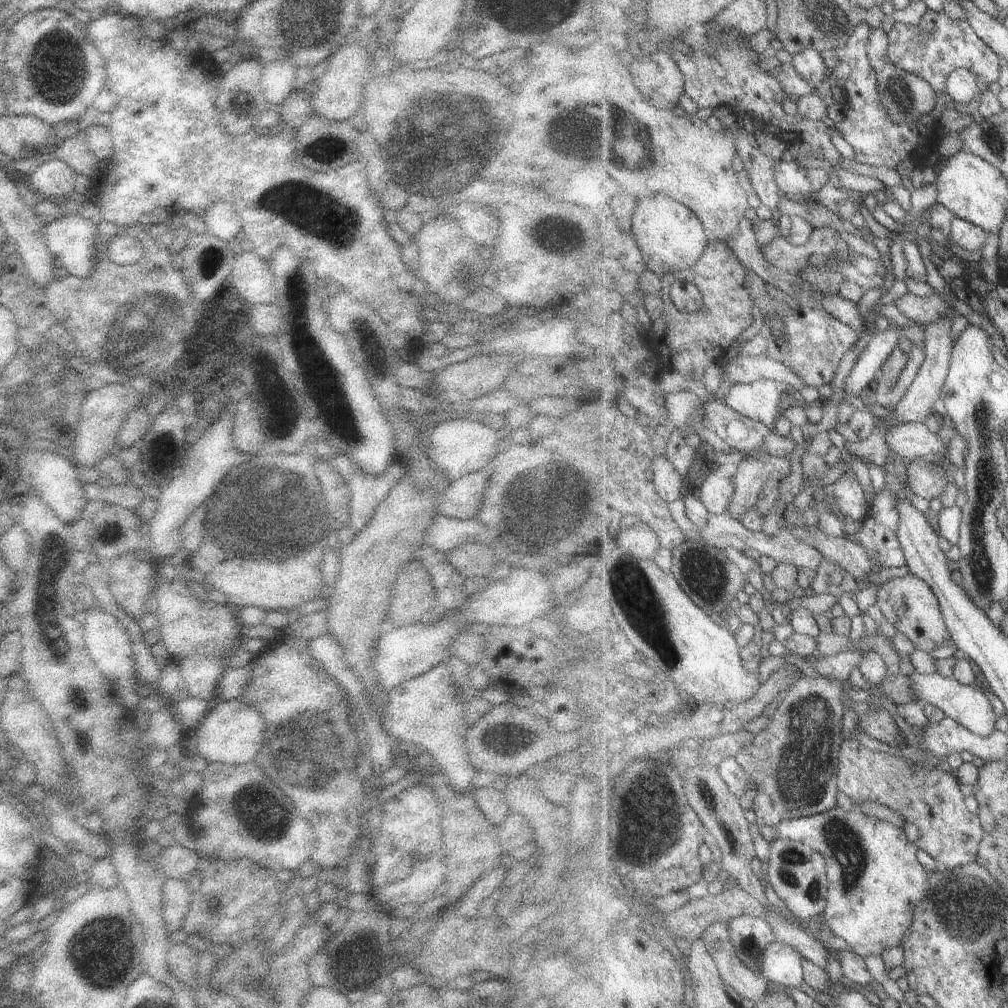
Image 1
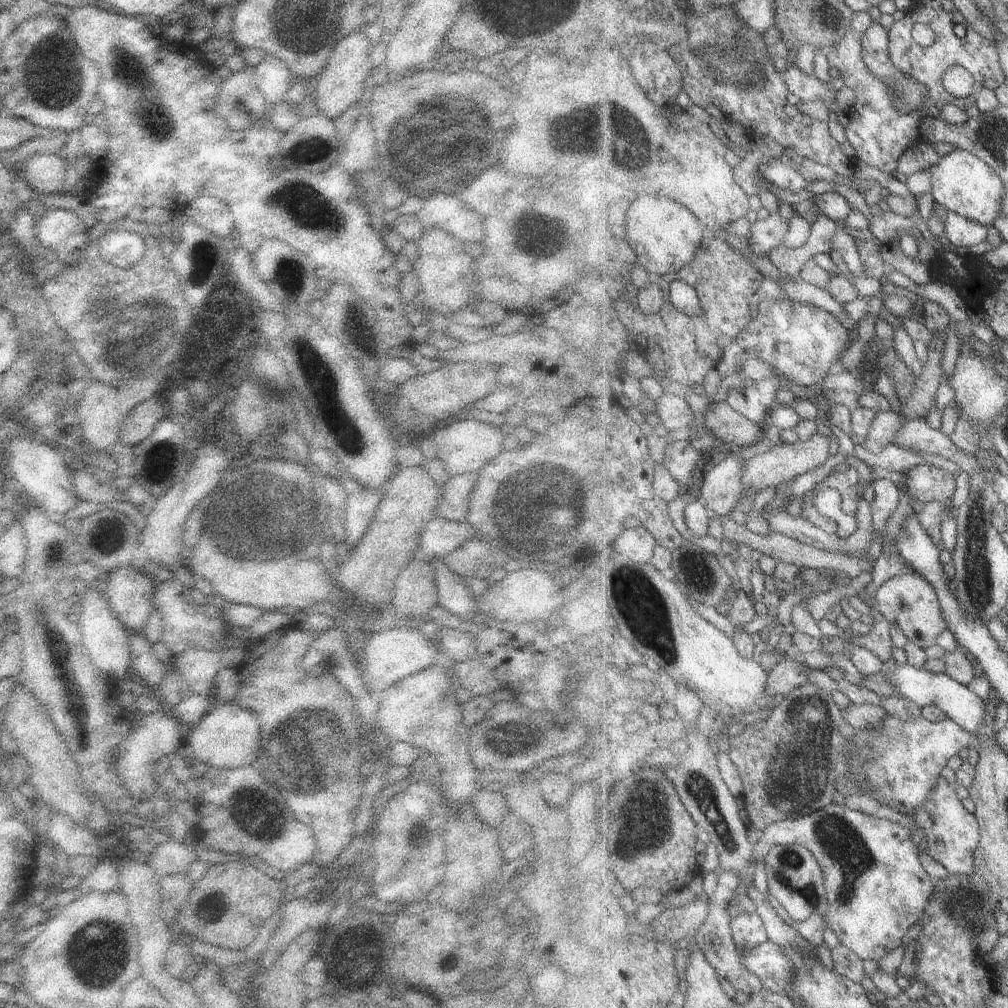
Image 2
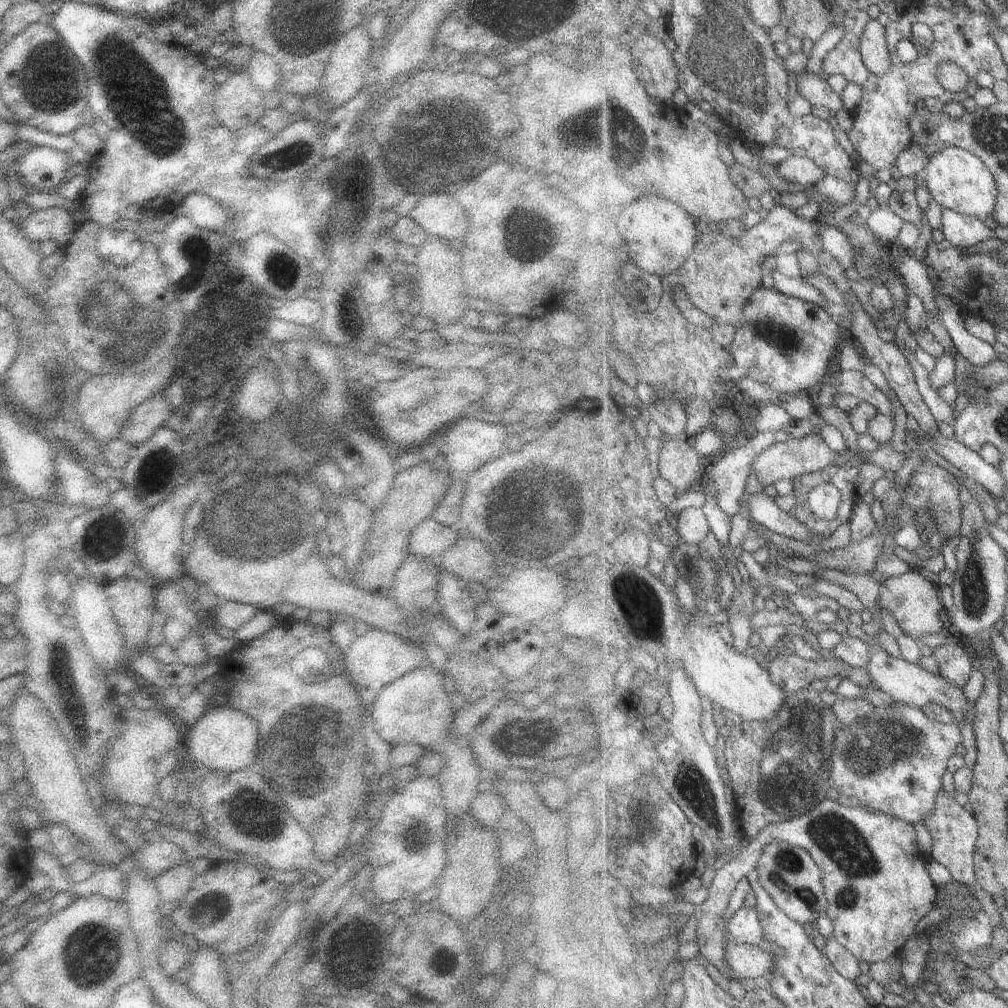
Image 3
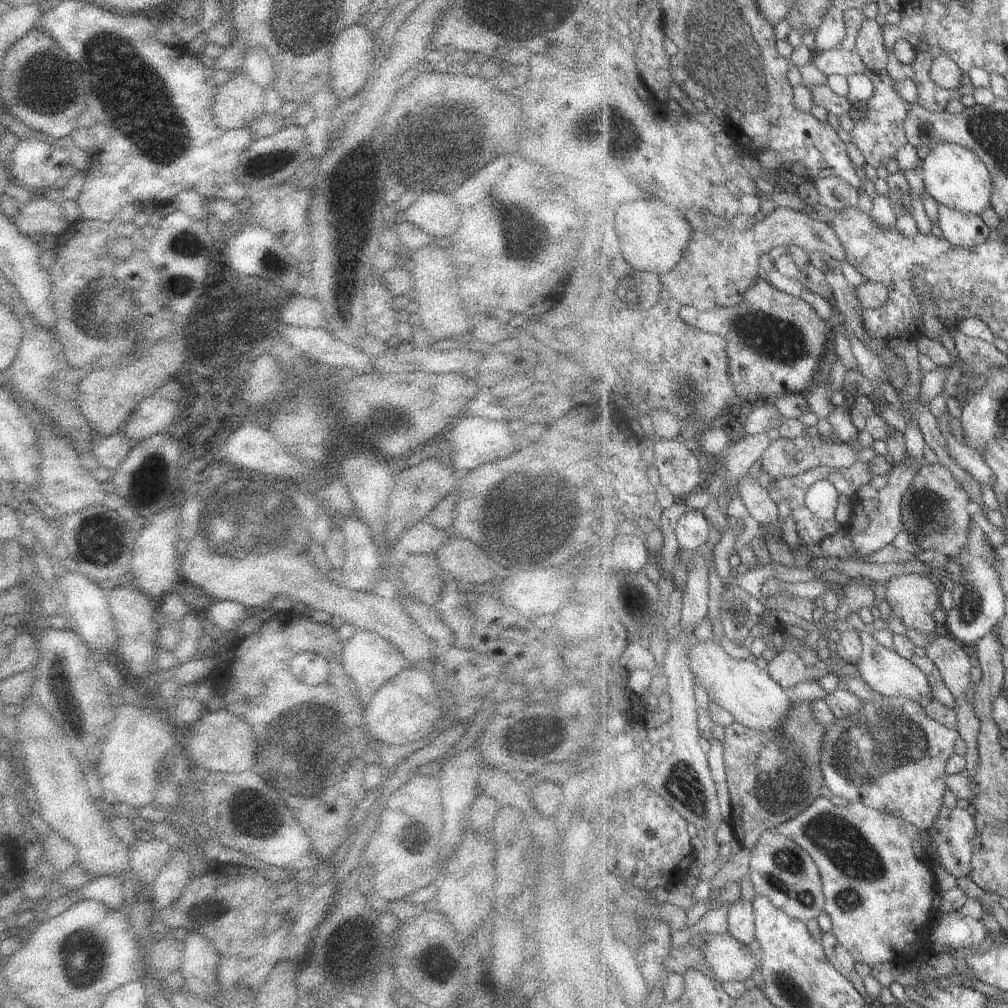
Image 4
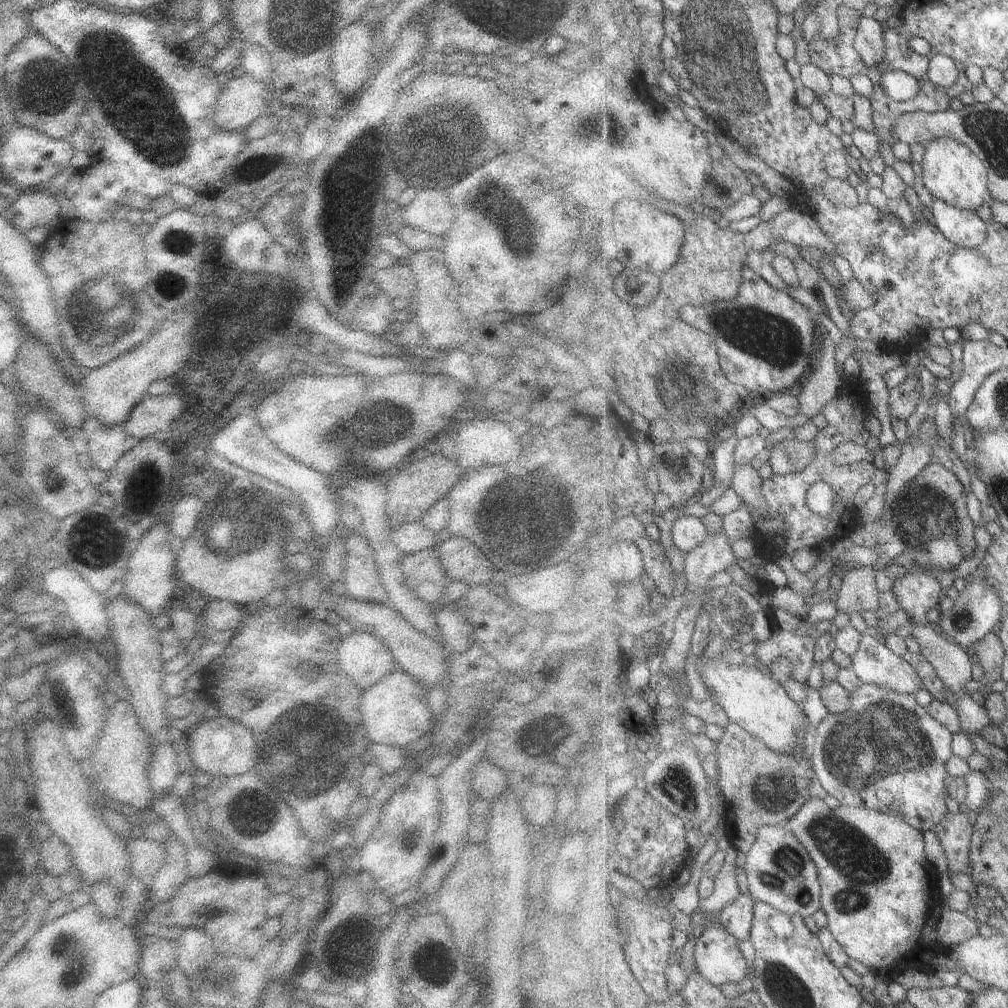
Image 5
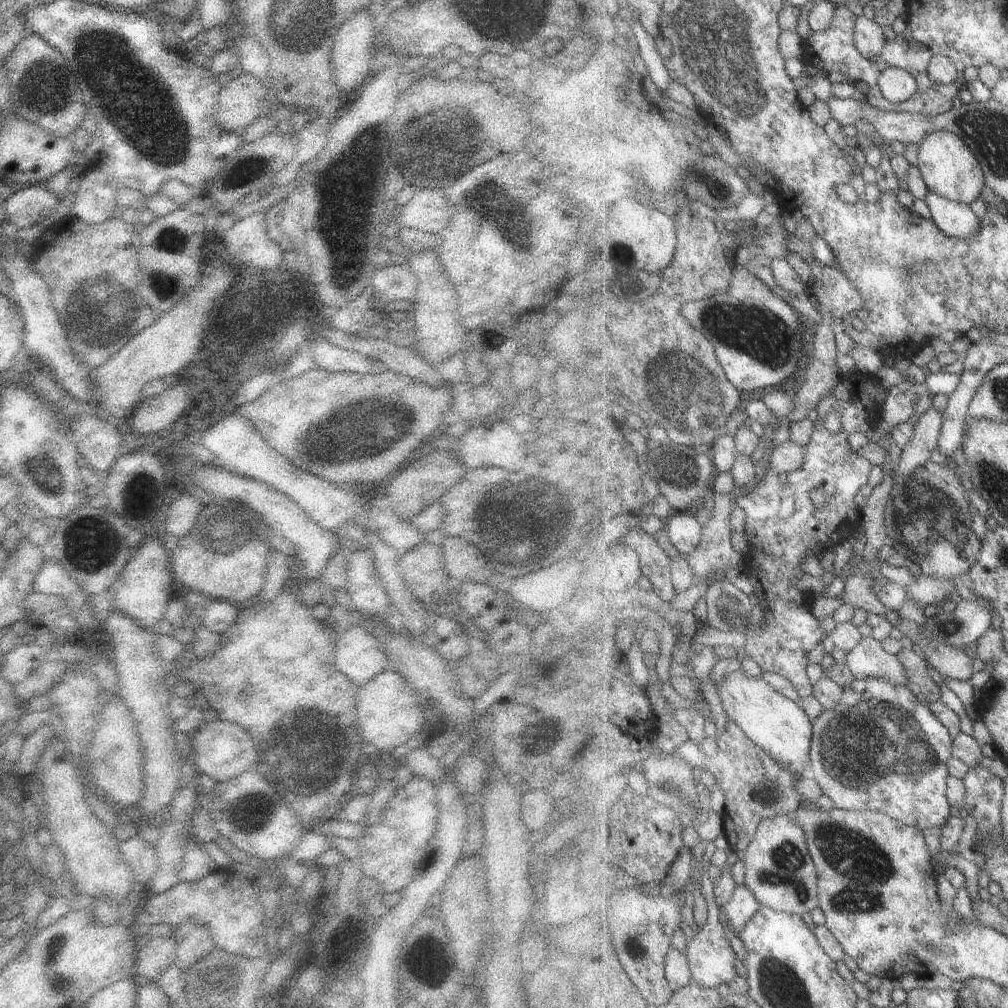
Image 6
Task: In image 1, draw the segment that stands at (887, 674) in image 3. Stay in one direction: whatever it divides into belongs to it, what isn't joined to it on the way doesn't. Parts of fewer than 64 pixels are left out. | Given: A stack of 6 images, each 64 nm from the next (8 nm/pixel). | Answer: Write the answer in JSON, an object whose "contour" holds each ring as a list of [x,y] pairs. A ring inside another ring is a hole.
{"contour":[[[914,670],[908,677],[911,679],[912,687],[919,701],[938,706],[947,717],[957,719],[957,722],[960,722],[977,735],[987,737],[995,732],[997,714],[995,714],[995,710],[993,710],[993,704],[991,704],[991,700],[983,694],[983,691],[974,684],[961,684],[953,677],[947,678],[943,676],[939,671],[931,674],[921,674],[919,671]]]}

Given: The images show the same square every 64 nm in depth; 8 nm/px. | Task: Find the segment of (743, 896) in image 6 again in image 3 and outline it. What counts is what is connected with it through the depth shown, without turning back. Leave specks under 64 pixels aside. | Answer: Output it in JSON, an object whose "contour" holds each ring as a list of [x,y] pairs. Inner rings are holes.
{"contour":[[[742,905],[728,922],[728,936],[735,942],[749,945],[761,945],[765,943],[763,938],[763,926],[759,920],[759,914],[754,908]]]}

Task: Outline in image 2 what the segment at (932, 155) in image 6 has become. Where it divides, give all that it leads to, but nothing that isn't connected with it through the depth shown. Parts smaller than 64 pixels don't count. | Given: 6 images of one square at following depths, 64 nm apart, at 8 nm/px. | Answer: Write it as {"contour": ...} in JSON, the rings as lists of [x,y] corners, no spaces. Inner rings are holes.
{"contour":[[[956,147],[930,168],[931,194],[936,204],[985,226],[995,226],[1002,212],[1006,188],[1000,174],[988,162],[967,149]]]}

